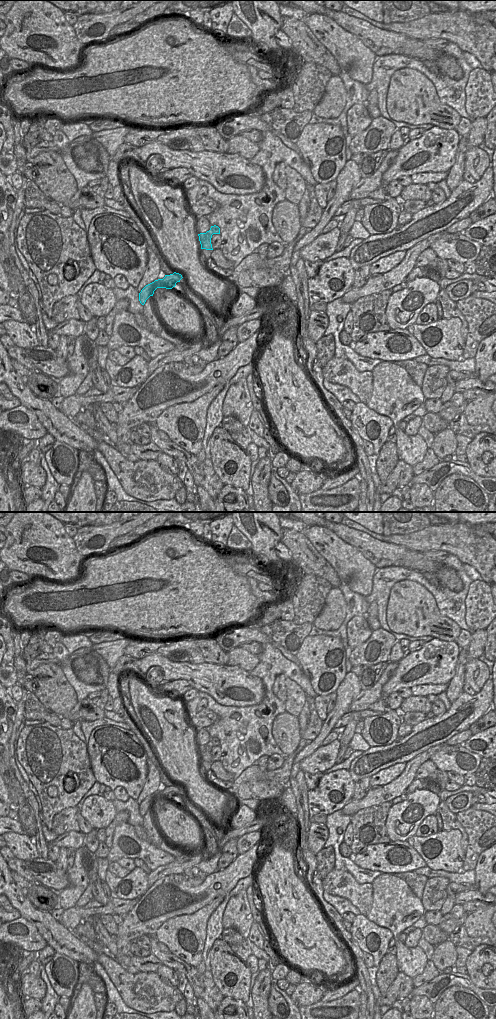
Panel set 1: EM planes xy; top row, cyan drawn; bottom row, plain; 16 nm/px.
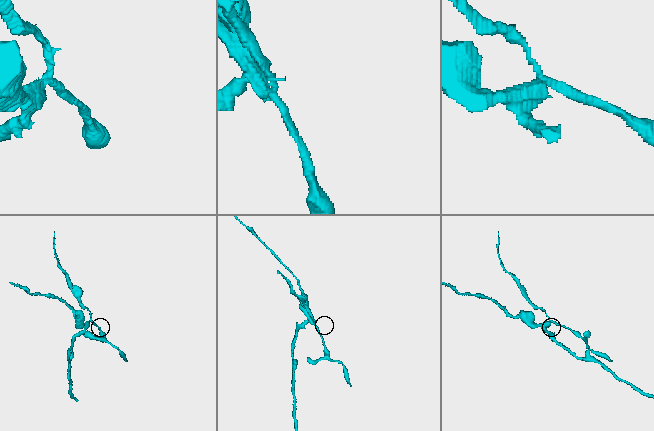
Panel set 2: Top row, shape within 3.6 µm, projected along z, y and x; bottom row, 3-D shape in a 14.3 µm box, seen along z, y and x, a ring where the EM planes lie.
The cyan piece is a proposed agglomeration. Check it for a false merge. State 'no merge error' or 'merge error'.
merge error

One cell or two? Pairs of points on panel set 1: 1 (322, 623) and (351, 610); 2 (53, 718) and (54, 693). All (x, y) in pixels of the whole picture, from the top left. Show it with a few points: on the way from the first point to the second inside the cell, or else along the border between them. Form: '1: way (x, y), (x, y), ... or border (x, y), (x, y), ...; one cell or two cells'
1: border (340, 589), (346, 603), (346, 616), (332, 631); two cells
2: border (48, 709), (60, 717); two cells

